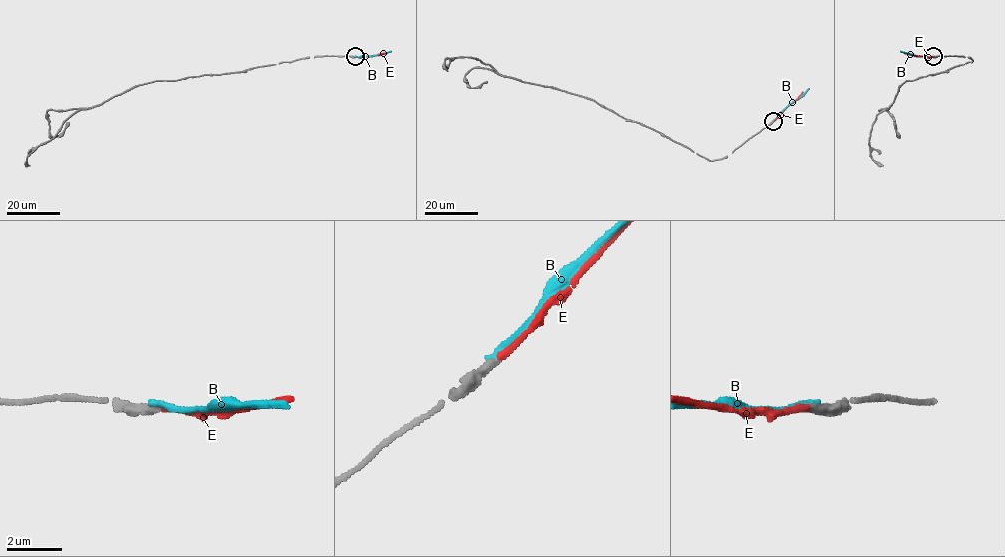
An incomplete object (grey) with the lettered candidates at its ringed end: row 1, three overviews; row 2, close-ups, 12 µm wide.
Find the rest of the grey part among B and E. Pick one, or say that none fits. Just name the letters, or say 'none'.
E

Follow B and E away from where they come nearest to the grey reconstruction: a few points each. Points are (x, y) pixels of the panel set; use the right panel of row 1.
B: (934, 56), (918, 57), (900, 51)
E: (933, 57), (904, 53)

